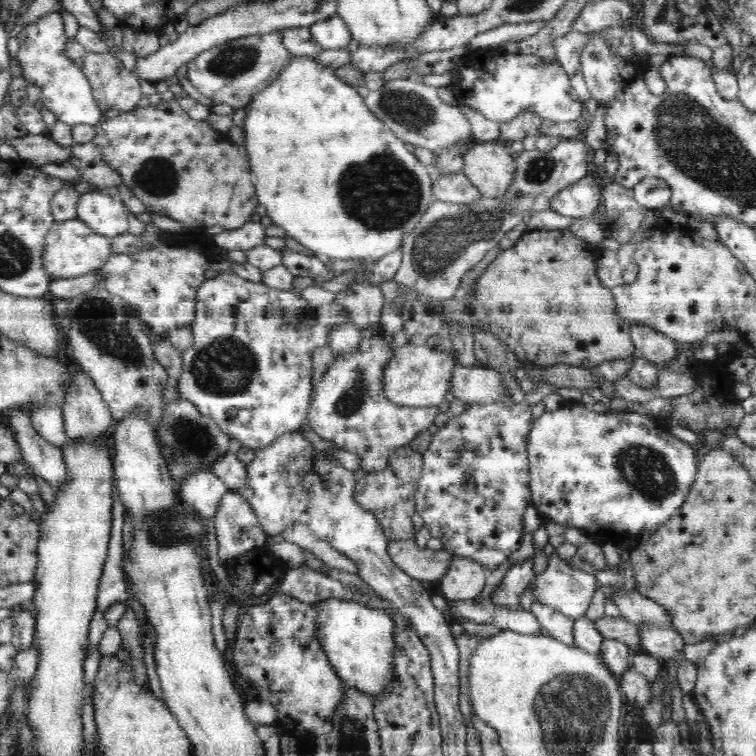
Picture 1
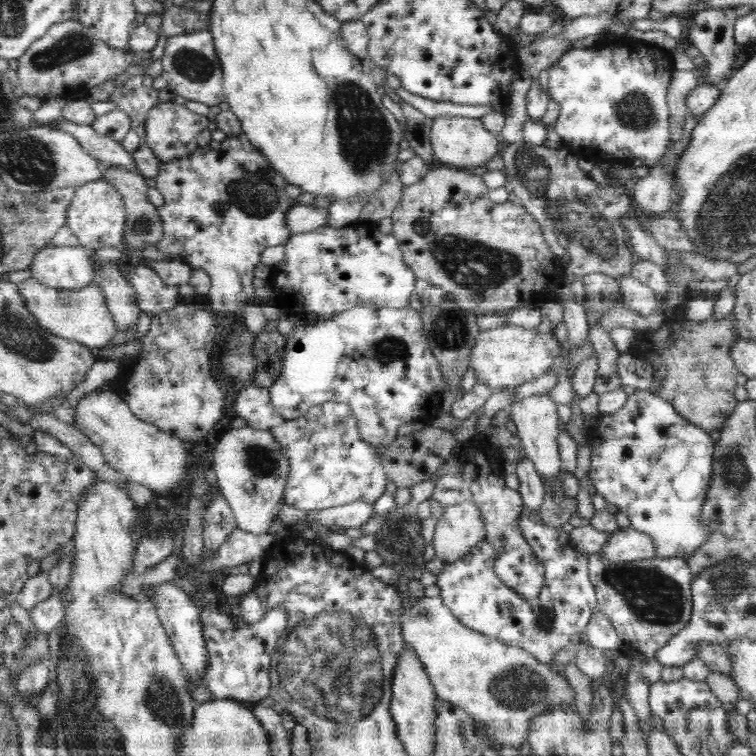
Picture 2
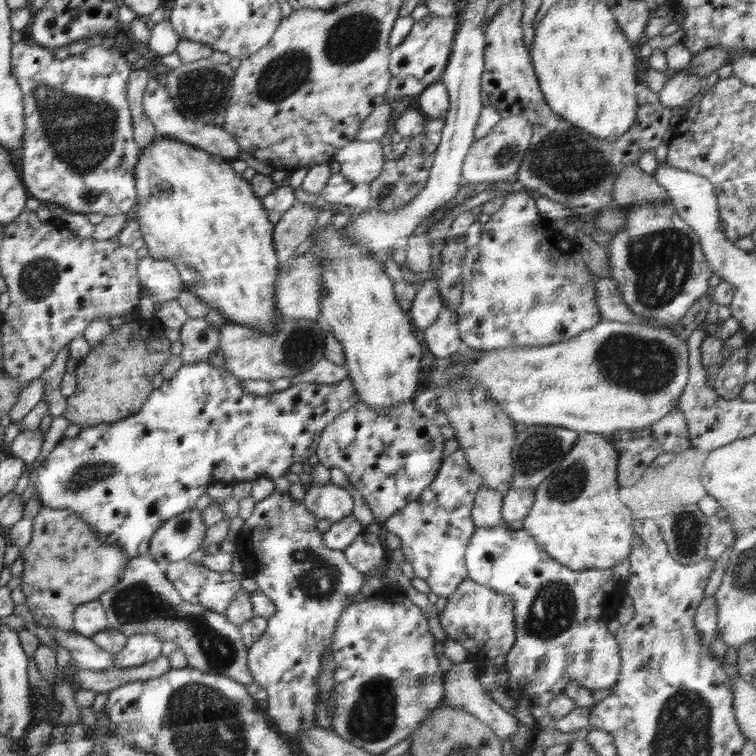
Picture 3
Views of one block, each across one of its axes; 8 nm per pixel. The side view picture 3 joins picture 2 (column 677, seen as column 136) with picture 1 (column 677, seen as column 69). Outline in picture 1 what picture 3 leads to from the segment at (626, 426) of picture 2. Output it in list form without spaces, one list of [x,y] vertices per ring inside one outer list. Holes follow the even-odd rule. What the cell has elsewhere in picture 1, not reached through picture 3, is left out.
[[[580,404],[545,412],[535,420],[527,444],[531,504],[548,522],[583,530],[600,543],[614,533],[658,532],[686,502],[699,458],[694,447],[661,430],[655,421],[657,418],[627,410],[602,414]]]

